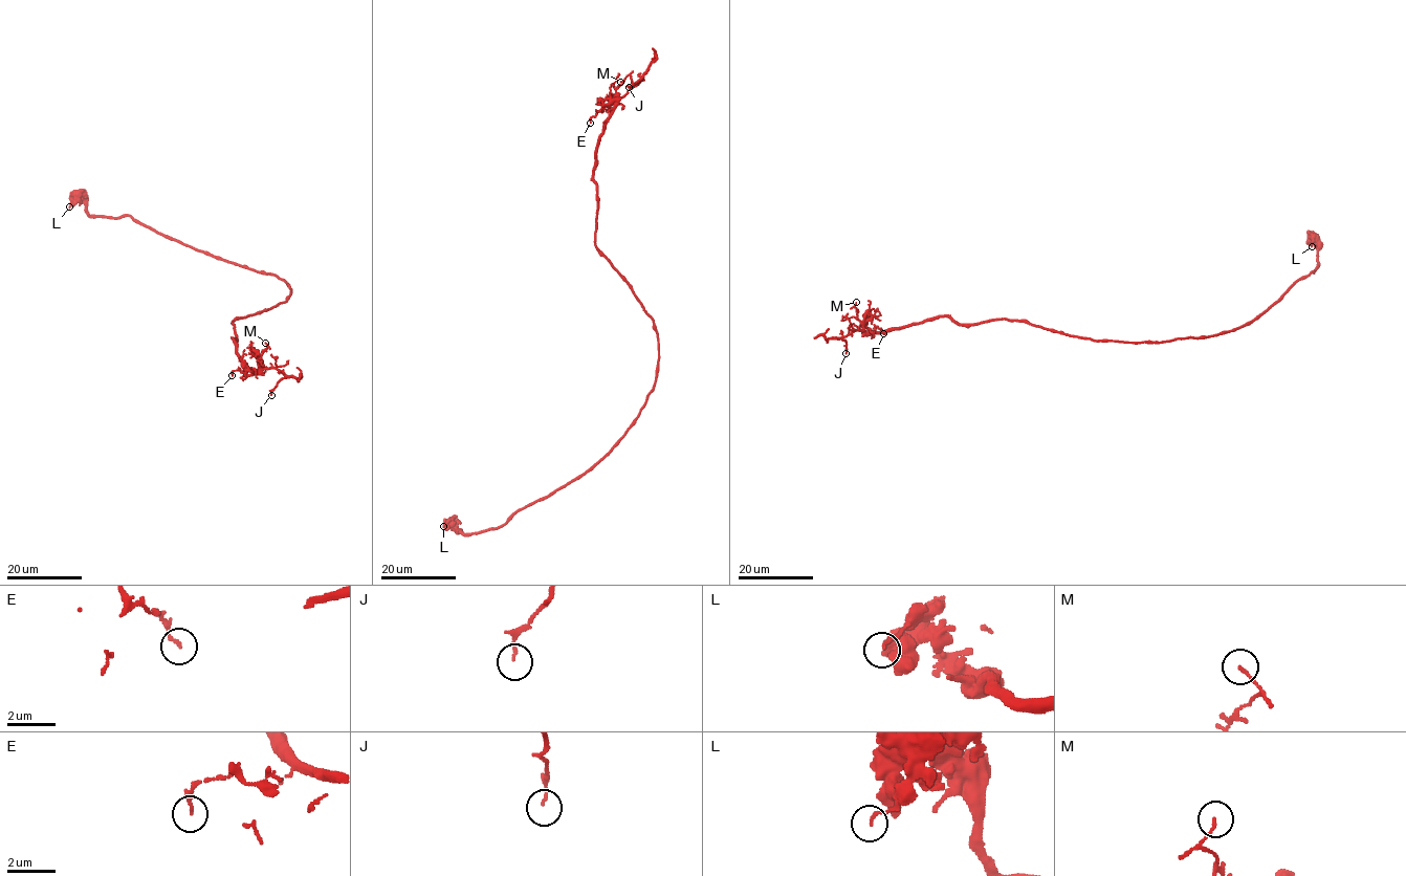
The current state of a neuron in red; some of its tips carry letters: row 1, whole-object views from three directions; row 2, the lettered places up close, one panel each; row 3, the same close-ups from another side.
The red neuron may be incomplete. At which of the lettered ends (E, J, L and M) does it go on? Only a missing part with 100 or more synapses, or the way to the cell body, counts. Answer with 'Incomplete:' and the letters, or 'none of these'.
Incomplete: none of these

